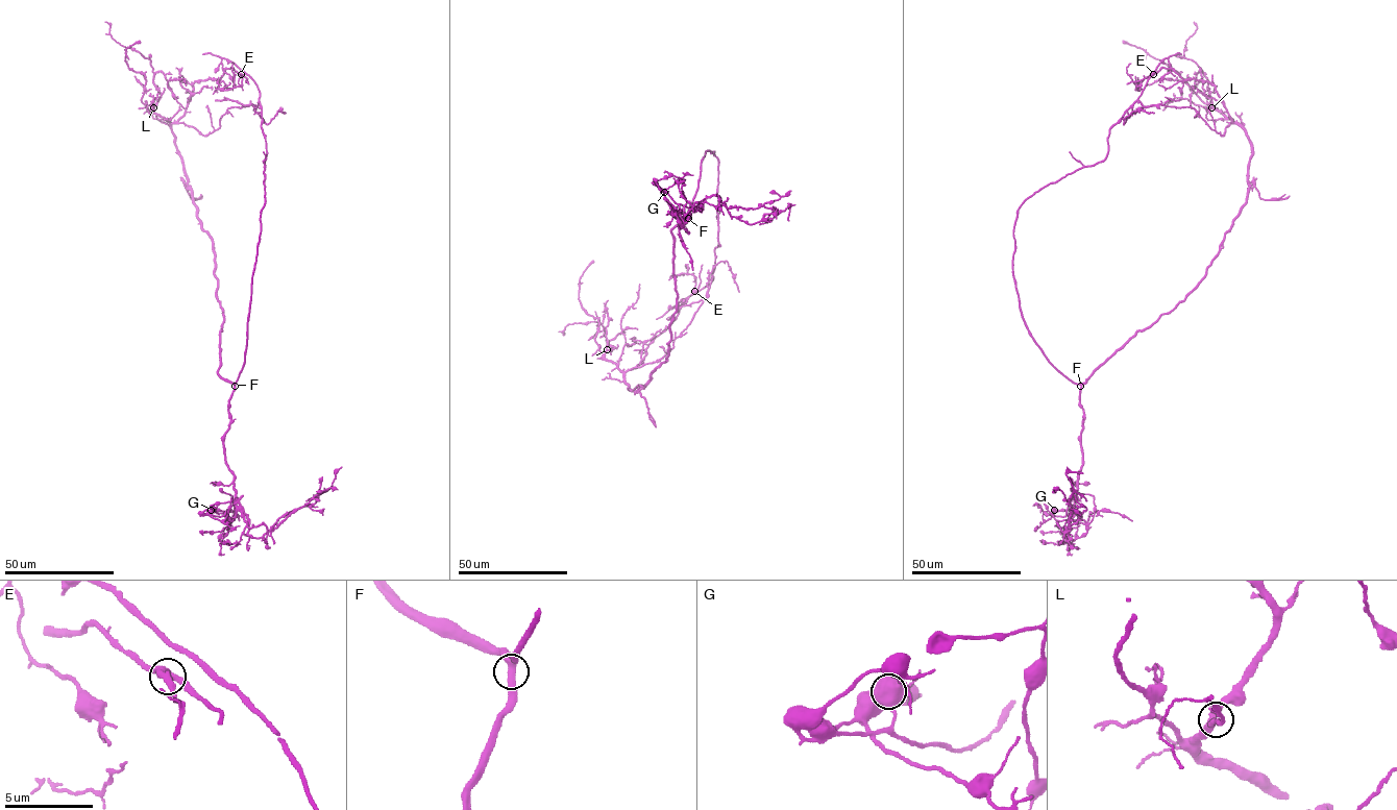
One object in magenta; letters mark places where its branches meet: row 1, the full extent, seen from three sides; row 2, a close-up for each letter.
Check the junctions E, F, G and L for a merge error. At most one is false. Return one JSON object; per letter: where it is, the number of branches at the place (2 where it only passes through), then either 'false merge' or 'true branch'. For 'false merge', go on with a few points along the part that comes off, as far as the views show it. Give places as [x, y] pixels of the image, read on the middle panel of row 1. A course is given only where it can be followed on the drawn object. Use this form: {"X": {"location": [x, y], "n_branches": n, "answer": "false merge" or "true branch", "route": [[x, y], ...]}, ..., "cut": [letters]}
{"E": {"location": [694, 291], "n_branches": 3, "answer": "true branch"}, "F": {"location": [688, 218], "n_branches": 3, "answer": "true branch"}, "G": {"location": [664, 192], "n_branches": 3, "answer": "false merge", "route": [[664, 191], [677, 203], [700, 211], [706, 202], [781, 211], [789, 203], [788, 221]]}, "L": {"location": [607, 349], "n_branches": 3, "answer": "true branch"}, "cut": ["G"]}

